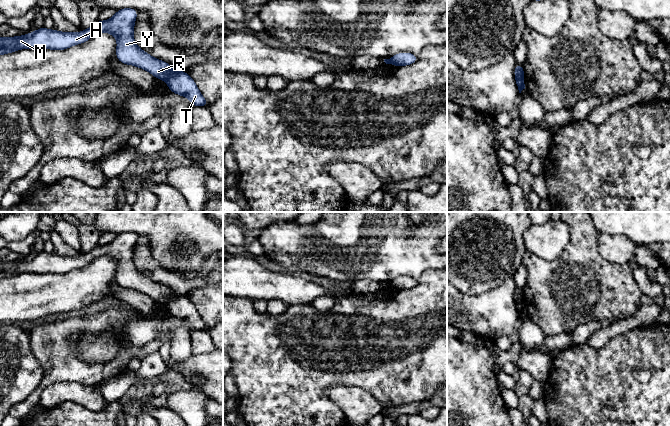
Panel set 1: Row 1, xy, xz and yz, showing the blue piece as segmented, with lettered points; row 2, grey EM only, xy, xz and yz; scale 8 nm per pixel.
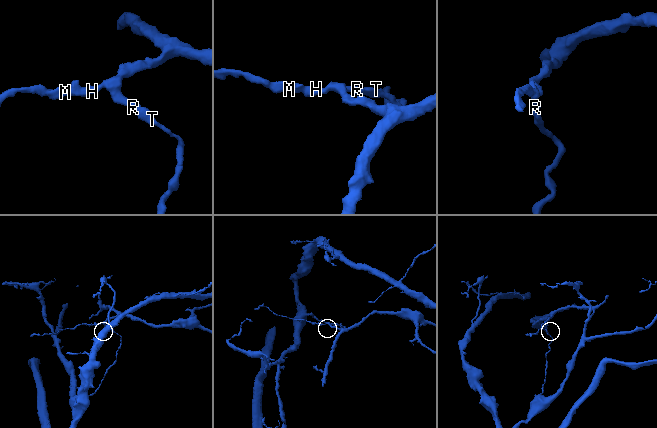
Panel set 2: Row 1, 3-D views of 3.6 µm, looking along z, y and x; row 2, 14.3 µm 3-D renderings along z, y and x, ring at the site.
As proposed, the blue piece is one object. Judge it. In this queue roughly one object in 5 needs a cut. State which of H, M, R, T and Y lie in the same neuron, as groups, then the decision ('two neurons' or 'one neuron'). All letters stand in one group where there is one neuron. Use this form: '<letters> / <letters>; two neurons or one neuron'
H M R Y / T; two neurons

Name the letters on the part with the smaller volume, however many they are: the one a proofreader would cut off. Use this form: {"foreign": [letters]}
{"foreign": ["H", "M", "R", "Y"]}

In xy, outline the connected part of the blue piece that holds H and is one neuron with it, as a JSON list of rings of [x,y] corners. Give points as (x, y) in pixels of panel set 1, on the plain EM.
[[[133,232],[120,233],[112,242],[96,245],[93,250],[80,257],[49,254],[43,250],[27,259],[0,261],[0,279],[25,272],[64,274],[85,267],[96,257],[107,256],[117,263],[116,281],[121,287],[134,289],[150,296],[157,303],[167,304],[175,293],[141,274],[133,263],[137,237]]]

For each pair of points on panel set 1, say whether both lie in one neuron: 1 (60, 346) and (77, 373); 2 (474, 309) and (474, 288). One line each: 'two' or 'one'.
1: one
2: two

